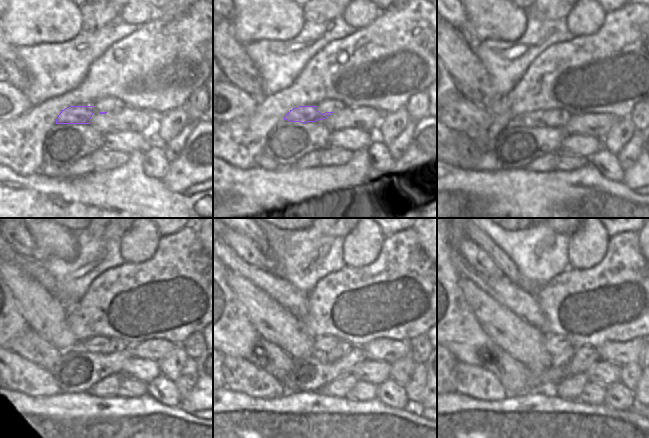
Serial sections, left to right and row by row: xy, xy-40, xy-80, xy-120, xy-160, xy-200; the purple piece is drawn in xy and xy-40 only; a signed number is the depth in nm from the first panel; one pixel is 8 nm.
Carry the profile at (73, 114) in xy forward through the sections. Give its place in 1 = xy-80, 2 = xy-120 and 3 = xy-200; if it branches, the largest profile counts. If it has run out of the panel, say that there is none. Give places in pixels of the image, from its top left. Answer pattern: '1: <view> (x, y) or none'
1: xy-80 (539, 119)
2: xy-120 (101, 344)
3: xy-200 (555, 343)

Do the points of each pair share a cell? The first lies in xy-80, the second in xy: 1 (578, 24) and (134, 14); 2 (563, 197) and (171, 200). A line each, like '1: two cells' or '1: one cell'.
1: one cell
2: one cell

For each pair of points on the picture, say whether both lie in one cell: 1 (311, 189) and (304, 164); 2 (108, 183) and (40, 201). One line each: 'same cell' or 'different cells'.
1: different cells
2: same cell

